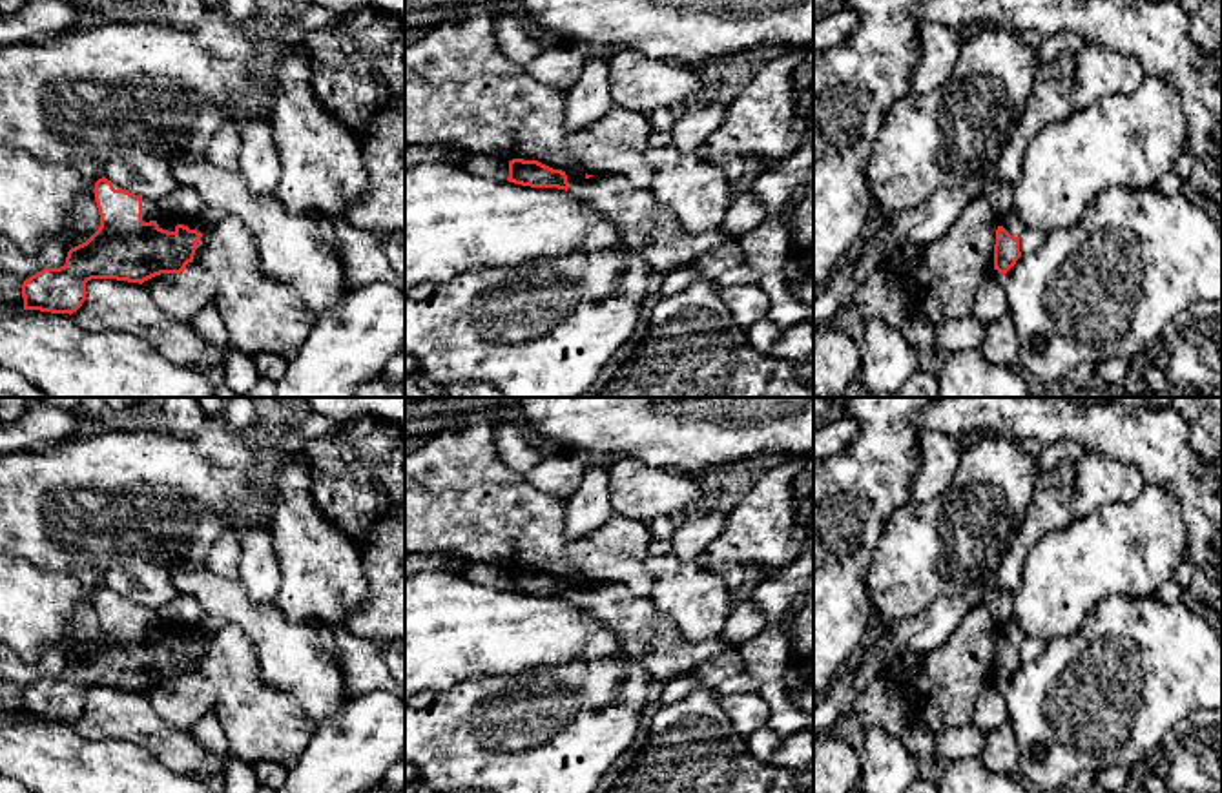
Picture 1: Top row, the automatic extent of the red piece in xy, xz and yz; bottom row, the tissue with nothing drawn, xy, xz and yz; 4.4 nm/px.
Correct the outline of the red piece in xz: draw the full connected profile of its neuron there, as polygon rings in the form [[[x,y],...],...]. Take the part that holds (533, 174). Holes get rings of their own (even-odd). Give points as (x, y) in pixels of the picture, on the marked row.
[[[509,160],[509,182],[531,188],[565,190],[611,217],[624,244],[640,252],[653,270],[669,273],[693,264],[720,244],[737,241],[722,228],[688,235],[678,217],[660,206],[651,190],[637,188],[622,175],[587,175],[580,170],[553,170],[538,160]]]

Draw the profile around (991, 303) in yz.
[[[998,270],[985,273],[974,299],[972,315],[989,324],[1009,314],[1009,295],[1005,279]]]

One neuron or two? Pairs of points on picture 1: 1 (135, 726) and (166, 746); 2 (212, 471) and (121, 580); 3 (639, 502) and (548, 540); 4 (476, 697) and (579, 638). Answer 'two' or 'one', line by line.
1: one
2: two
3: two
4: two

